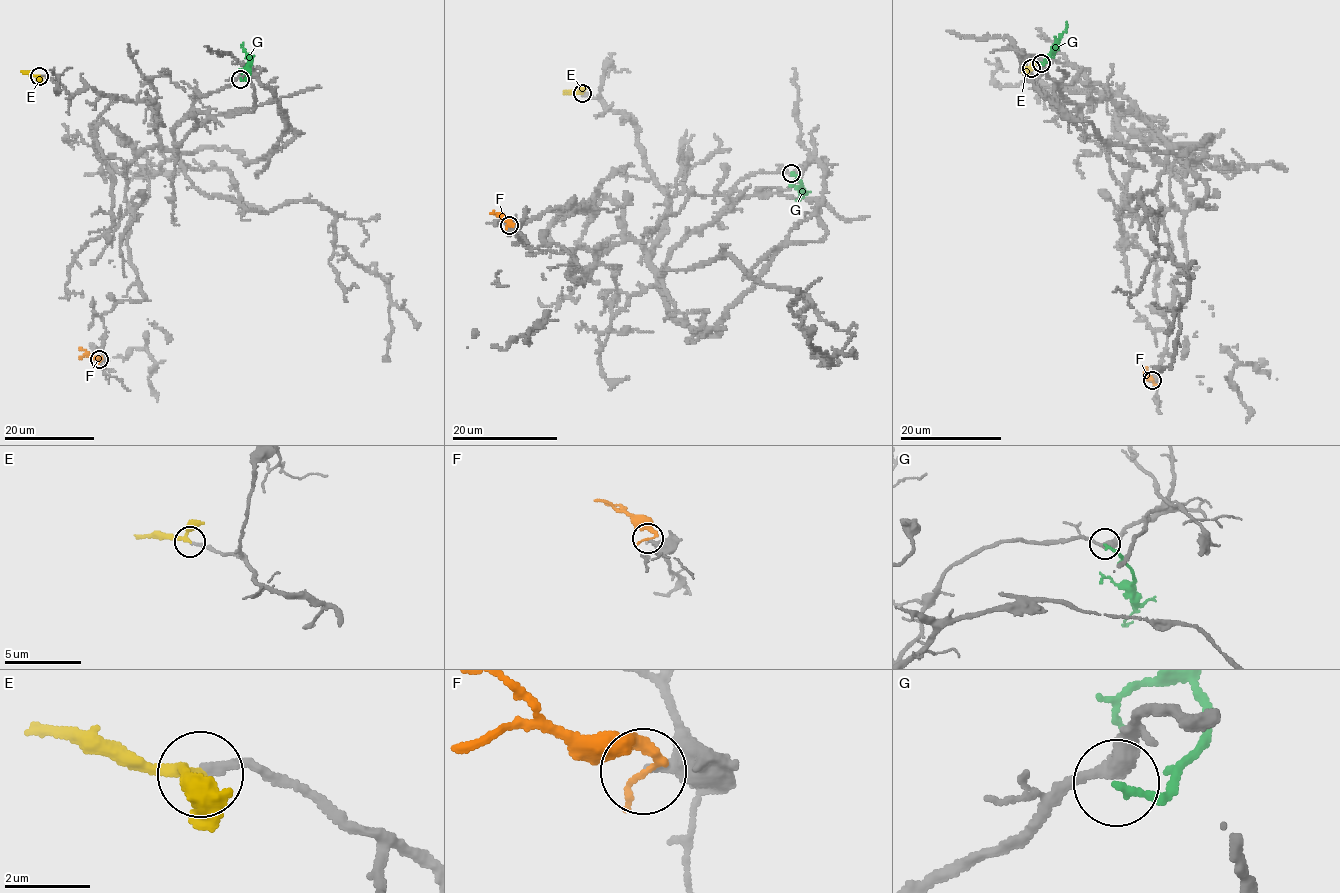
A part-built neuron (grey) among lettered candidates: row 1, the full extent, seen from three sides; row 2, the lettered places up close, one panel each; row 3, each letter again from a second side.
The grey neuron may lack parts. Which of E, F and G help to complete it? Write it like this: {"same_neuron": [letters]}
{"same_neuron": ["E"]}

